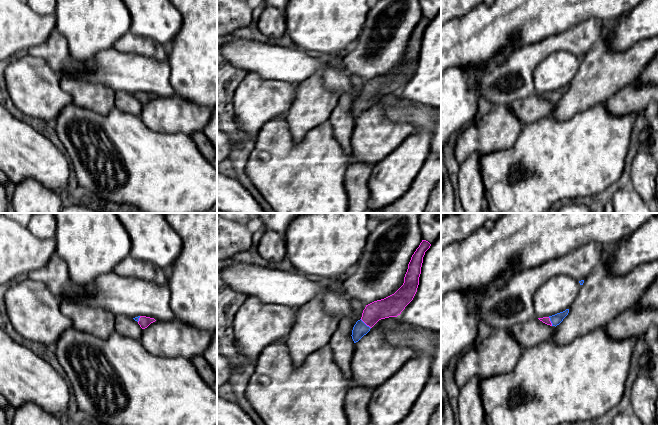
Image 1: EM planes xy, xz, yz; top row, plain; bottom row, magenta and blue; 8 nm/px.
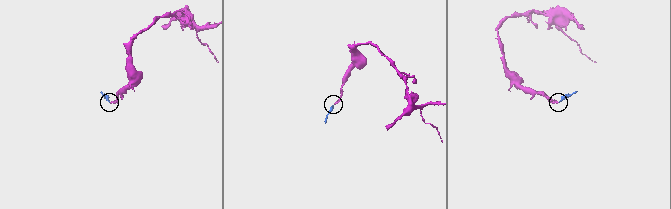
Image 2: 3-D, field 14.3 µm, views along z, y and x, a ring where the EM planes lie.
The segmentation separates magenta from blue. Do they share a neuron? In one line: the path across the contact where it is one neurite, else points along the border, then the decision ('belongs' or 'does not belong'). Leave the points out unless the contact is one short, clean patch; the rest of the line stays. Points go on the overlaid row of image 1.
runs through xz (391, 306), (379, 309), (365, 323), (360, 329); belongs

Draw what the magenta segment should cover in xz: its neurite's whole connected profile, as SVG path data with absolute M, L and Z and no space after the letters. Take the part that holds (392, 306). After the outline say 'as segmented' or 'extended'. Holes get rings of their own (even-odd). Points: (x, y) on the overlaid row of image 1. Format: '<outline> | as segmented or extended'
M422 240L408 264L403 285L392 295L366 305L362 317L352 330L354 343L358 342L381 319L397 317L413 300L419 285L419 277L425 252L431 244Z | extended

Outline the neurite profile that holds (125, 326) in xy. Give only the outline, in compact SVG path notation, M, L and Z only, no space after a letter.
M117 316L115 319L115 332L121 336L140 340L143 329L133 318Z

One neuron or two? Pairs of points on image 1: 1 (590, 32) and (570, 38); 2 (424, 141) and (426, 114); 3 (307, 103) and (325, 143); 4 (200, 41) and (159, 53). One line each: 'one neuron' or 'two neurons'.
1: one neuron
2: two neurons
3: two neurons
4: two neurons

